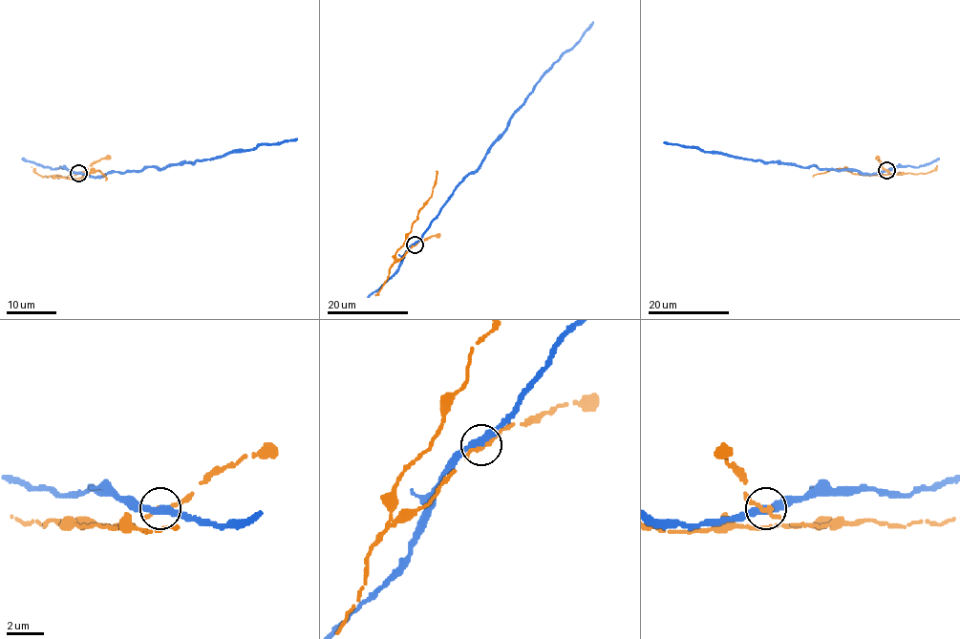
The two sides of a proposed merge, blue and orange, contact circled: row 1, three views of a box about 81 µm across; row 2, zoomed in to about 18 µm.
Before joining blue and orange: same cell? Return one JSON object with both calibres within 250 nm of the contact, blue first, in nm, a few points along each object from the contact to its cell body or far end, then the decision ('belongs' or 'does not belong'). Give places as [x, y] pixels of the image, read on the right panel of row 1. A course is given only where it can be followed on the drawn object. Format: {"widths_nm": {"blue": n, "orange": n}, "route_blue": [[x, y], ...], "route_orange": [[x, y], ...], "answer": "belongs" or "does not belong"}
{"widths_nm": {"blue": 360, "orange": 320}, "route_blue": [[886, 170], [861, 174], [856, 170], [753, 160], [664, 142]], "route_orange": [[887, 170], [892, 174], [901, 174], [852, 174], [836, 169], [813, 176]], "answer": "does not belong"}

